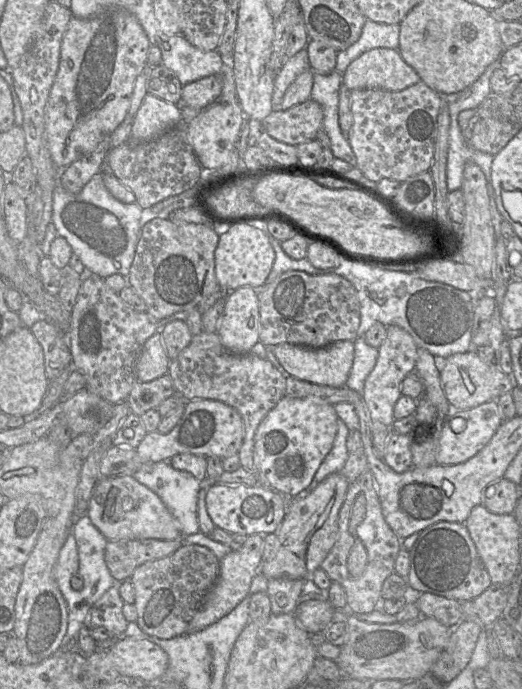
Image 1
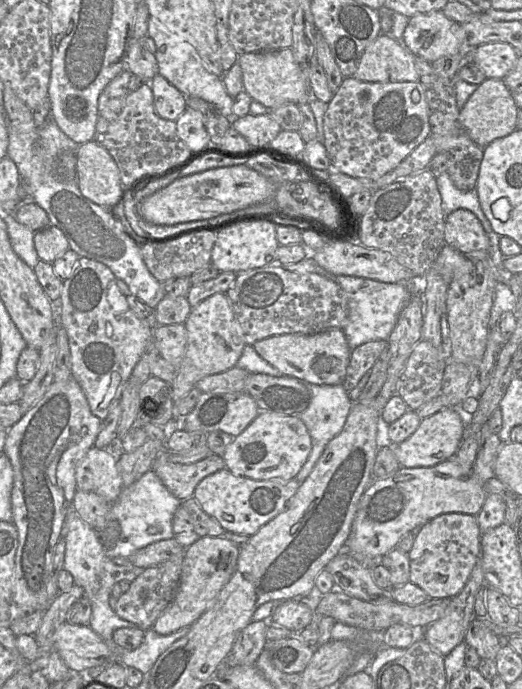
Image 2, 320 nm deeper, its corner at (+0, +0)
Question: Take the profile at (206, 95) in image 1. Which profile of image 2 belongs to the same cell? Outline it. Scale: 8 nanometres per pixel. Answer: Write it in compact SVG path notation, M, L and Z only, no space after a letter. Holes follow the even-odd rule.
M160 74L150 81L150 86L157 115L176 121L187 109L187 97Z

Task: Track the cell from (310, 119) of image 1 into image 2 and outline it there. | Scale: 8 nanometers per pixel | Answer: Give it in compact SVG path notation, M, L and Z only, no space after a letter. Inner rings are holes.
M270 113L263 115L247 114L232 120L232 127L239 132L251 147L270 145L281 132L280 125Z

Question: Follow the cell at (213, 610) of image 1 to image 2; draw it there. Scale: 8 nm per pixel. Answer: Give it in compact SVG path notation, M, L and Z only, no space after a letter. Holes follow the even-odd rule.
M203 536L187 547L176 594L152 629L160 635L169 635L182 627L191 626L231 579L236 569L239 551L240 547L225 536Z

